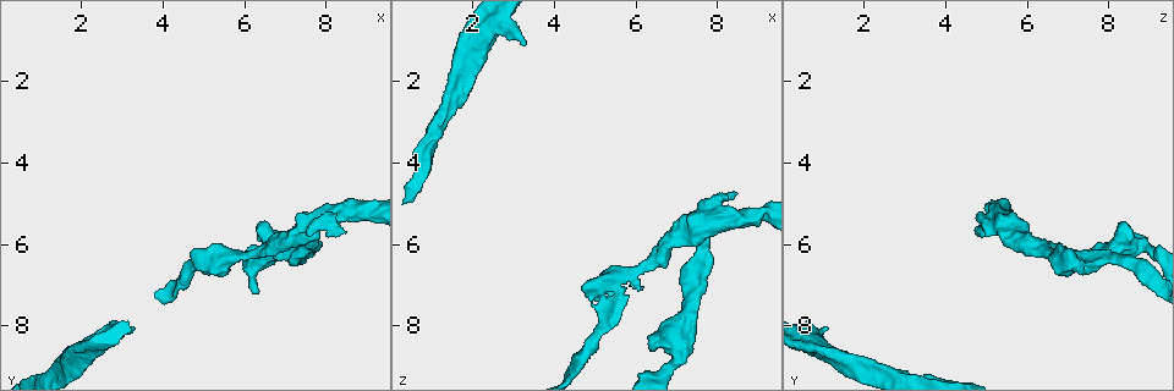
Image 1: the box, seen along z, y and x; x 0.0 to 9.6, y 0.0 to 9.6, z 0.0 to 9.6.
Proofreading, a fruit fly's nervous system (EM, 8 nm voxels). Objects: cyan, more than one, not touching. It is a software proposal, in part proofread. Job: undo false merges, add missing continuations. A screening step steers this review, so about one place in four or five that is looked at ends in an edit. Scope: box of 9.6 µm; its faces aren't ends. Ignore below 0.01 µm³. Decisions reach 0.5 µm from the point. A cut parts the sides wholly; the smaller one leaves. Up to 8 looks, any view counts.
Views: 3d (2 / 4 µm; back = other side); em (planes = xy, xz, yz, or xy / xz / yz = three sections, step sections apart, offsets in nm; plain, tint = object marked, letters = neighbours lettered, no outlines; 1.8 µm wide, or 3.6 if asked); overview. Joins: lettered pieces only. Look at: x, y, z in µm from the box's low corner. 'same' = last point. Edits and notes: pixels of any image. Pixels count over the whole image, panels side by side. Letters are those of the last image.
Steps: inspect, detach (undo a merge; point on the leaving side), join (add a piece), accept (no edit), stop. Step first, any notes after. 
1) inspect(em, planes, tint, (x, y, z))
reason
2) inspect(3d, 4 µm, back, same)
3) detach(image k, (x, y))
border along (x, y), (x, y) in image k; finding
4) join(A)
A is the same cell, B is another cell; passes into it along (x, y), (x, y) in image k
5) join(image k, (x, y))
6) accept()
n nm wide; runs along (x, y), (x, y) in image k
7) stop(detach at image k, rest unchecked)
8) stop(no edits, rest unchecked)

inspect(3d, 4 µm, (5.45, 6.45, 6.75))
sharp bend

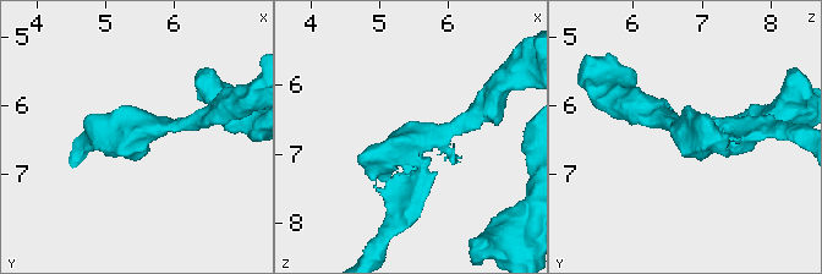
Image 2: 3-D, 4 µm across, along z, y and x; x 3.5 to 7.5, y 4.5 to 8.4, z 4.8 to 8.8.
inspect(em, xy, step 16, tint, (5.40, 6.40, 6.75))
need the tissue

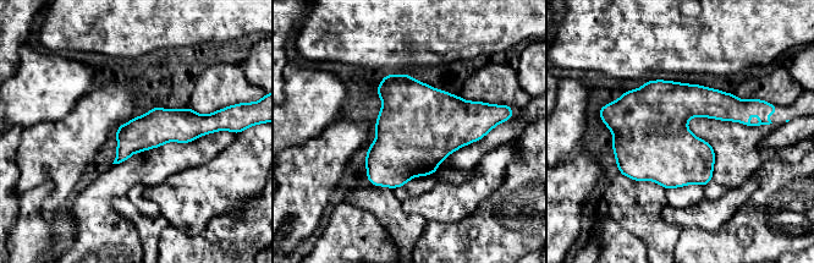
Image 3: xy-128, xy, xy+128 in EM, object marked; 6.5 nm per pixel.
inspect(em, planes, letters, same)
cut it another way

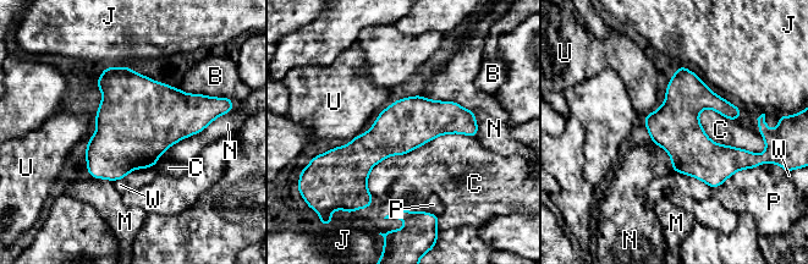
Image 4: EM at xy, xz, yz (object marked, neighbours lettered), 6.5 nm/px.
accept()
320 nm wide; B, C, J, M, N, P, U and W are other cells; runs along (474, 128), (406, 124), (335, 154) in image 4; one neuron here

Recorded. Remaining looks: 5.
inspect(em, 3.6 µm, planes, plain, (7.55, 5.80, 5.85))
four or more arms meet

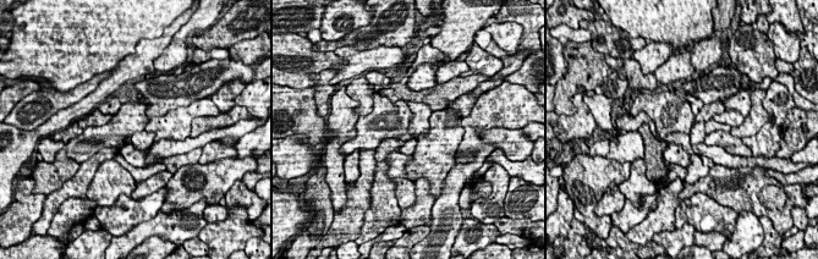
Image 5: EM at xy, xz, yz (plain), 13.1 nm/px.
inspect(em, 3.6 µm, planes, tint, same)
where the object lies

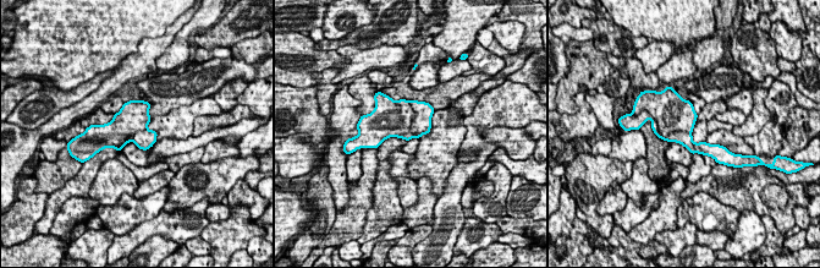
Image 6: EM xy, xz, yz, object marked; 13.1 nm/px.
inspect(em, 3.6 µm, planes, letters, same)
what lies round it

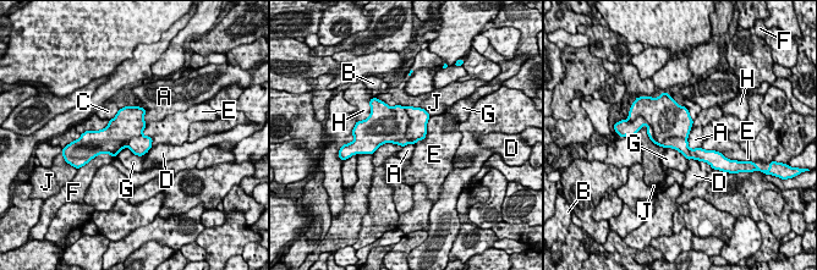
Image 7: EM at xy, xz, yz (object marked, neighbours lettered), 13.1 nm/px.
detach(image 7, (650, 131))
440 nm wide; A, B, C, D, E, F, G, H and J are other cells; two neurons meet here

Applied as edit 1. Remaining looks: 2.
inspect(overview)
redraw

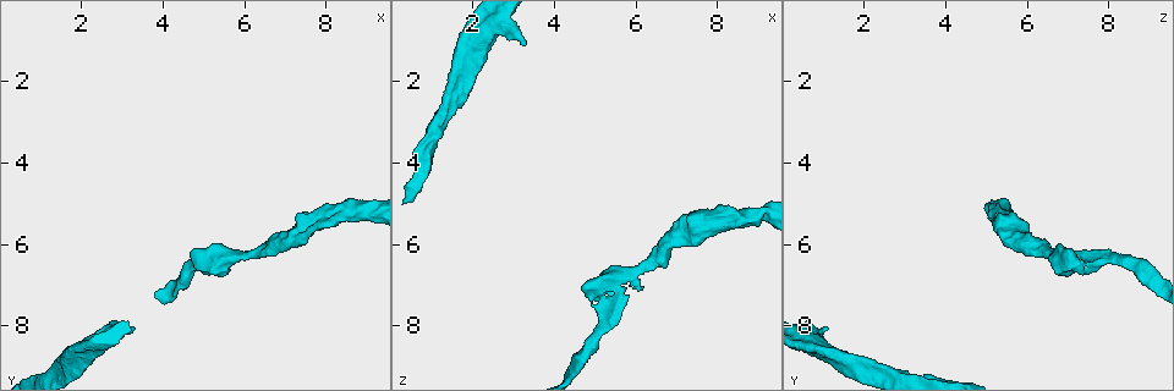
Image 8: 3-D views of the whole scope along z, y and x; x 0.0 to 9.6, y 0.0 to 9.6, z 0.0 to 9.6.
inspect(em, planes, letters, (2.35, 8.45, 0.75))
sudden change in width

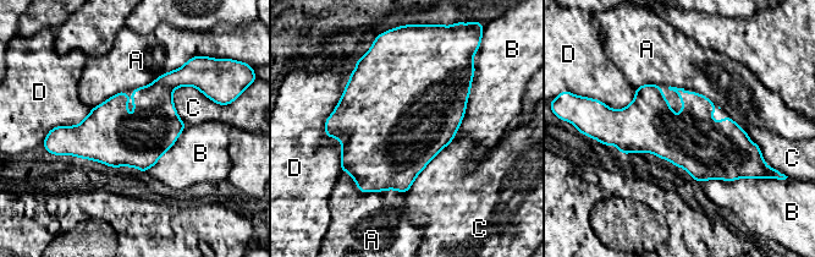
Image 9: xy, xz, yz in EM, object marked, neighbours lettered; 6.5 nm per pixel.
accept()
A, B, C and D are other cells; border along (171, 92), (194, 86), (214, 102) in image 9; one neuron here

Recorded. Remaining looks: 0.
stop(detach at image 7, rest unchecked)

